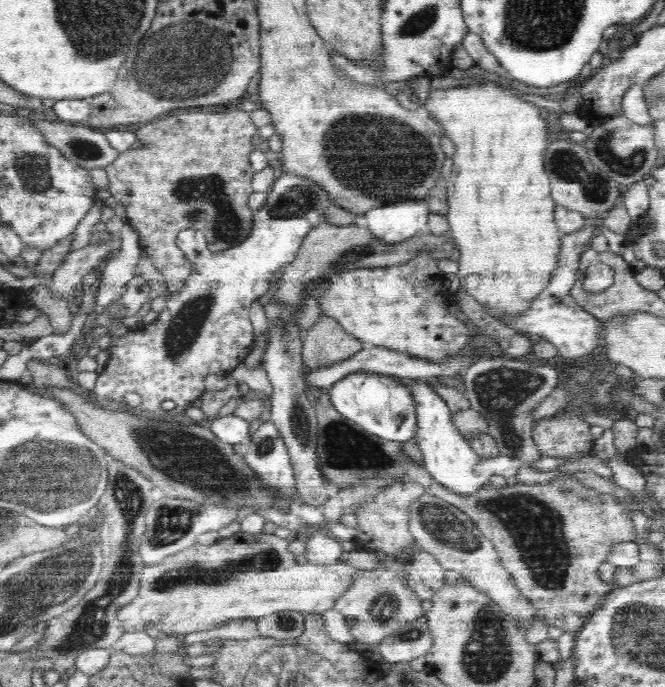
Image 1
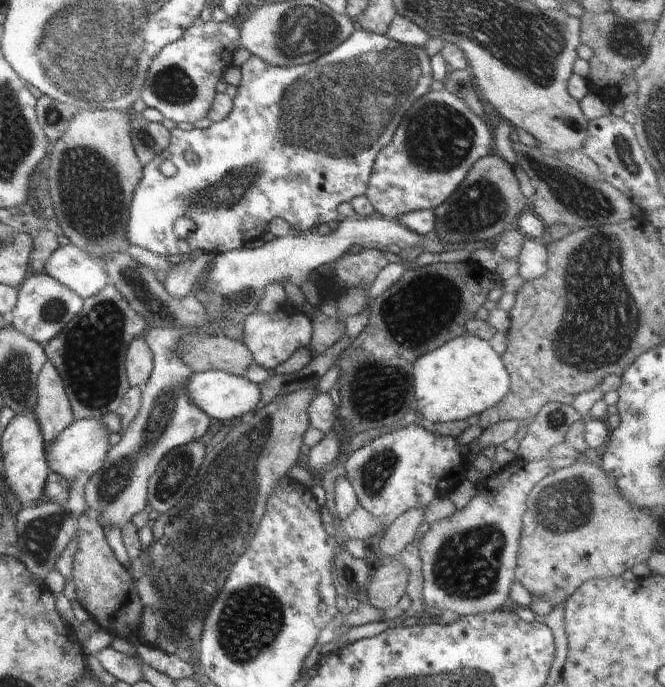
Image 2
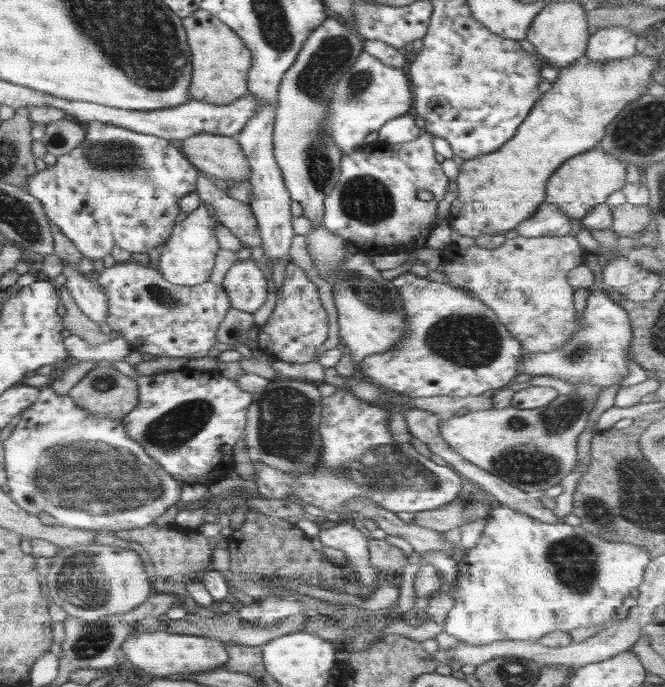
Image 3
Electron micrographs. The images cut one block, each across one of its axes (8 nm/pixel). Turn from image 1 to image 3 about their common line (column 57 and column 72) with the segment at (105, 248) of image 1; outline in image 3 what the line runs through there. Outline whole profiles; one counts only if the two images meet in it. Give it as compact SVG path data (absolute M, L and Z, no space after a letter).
M64 264L62 274L66 277L65 287L72 295L74 302L80 307L80 310L98 325L104 325L108 318L108 297L103 289L84 278L78 271L70 269L70 266Z

